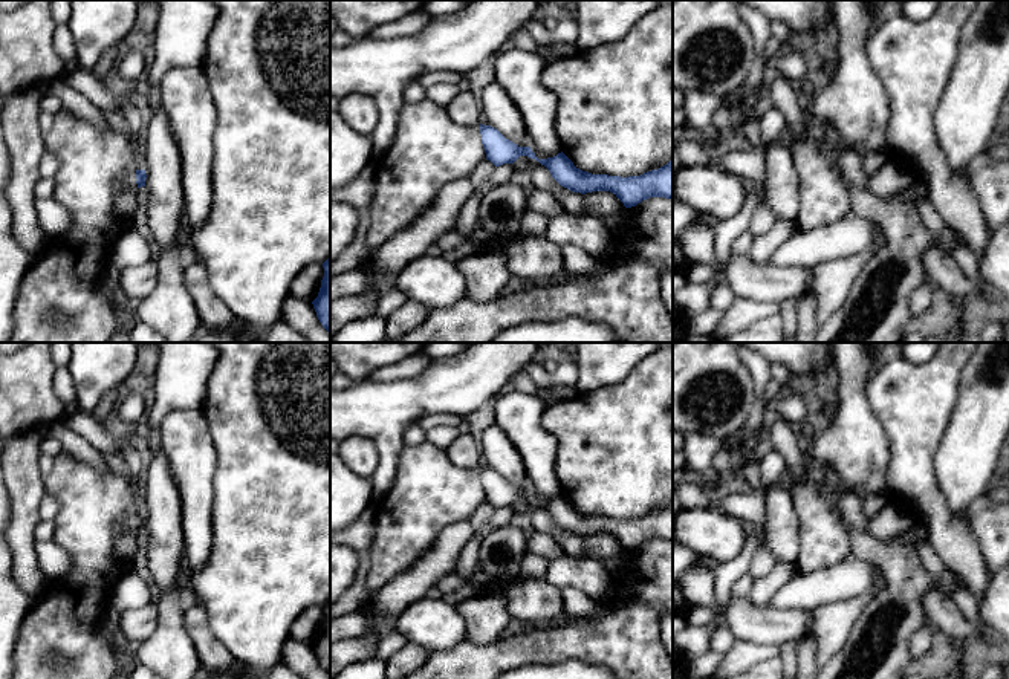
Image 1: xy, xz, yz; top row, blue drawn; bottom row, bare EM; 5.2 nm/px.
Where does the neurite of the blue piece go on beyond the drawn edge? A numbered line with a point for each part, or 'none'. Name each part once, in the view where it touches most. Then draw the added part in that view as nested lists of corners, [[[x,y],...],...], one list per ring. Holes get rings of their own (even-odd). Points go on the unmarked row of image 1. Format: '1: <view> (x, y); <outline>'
1: xy (127, 545); [[[136,514],[122,517],[118,540],[115,543],[118,554],[130,560],[135,558],[139,549],[136,523]]]

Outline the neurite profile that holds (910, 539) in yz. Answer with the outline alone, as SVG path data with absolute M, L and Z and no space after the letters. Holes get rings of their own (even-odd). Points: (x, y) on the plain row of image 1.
M914 528L899 534L897 537L893 537L891 540L894 540L899 546L905 546L905 547L914 547L917 549L917 544L923 540L923 537L920 537Z

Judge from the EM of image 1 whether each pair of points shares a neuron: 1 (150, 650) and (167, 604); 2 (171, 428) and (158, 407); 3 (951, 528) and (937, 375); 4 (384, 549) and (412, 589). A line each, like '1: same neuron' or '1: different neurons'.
1: same neuron
2: different neurons
3: same neuron
4: different neurons

